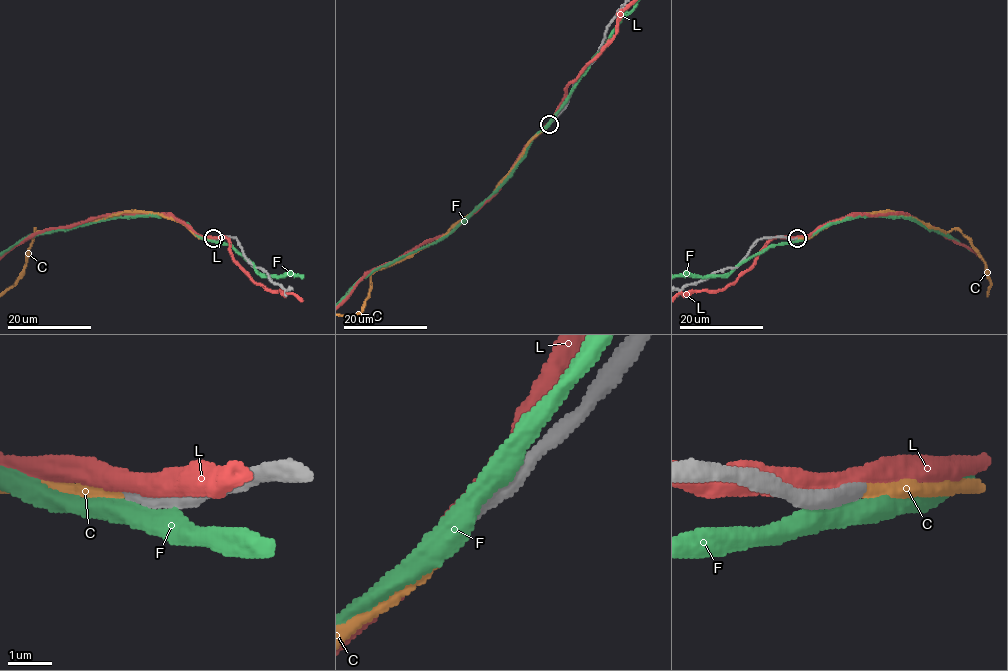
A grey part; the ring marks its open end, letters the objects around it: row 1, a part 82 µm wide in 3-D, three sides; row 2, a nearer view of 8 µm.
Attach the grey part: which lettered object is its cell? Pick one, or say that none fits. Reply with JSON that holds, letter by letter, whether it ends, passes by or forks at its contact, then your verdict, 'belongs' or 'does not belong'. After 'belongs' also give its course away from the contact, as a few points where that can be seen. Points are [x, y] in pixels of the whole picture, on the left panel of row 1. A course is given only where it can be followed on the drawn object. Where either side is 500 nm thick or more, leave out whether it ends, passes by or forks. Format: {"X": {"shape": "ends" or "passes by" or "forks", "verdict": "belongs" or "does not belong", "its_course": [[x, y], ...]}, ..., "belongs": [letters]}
{"C": {"shape": "ends", "verdict": "belongs"}, "F": {"verdict": "does not belong"}, "L": {"shape": "passes by", "verdict": "does not belong"}, "belongs": ["C"]}

